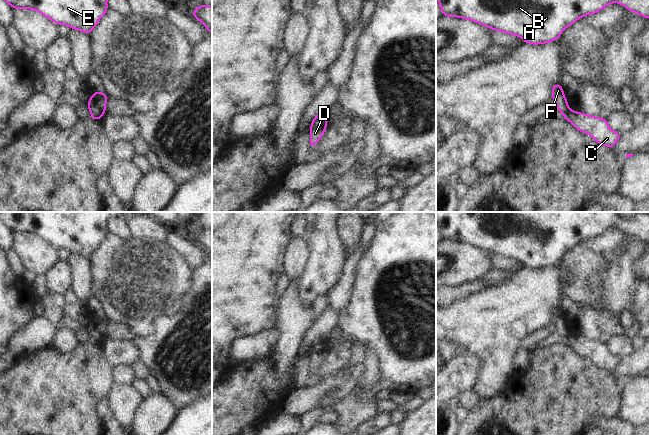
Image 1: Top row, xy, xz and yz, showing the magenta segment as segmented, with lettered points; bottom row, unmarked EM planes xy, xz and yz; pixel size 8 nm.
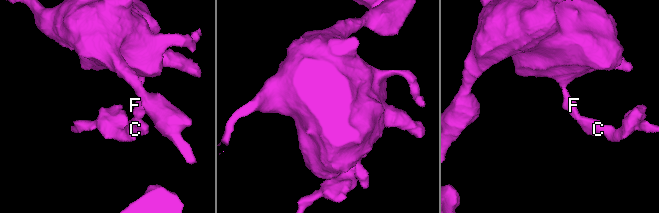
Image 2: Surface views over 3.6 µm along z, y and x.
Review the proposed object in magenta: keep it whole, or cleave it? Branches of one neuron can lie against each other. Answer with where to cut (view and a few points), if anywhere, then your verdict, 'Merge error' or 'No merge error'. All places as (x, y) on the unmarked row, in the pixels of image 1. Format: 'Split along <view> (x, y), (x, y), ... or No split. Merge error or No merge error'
Split along xz (316, 340), (326, 342). Merge error.

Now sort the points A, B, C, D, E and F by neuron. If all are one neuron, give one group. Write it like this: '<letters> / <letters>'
A B E F / C D

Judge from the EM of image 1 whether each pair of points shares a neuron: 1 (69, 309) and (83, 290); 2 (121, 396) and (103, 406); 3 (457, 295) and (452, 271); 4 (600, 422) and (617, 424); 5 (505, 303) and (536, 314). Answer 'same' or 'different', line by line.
1: different
2: different
3: different
4: same
5: same

